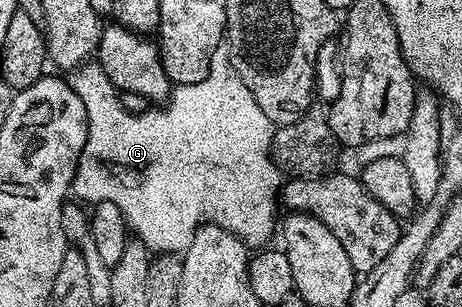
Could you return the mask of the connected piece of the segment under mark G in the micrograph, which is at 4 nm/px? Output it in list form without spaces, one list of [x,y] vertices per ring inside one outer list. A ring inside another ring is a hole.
[[[219,46],[213,53],[213,61],[205,81],[197,81],[193,85],[178,84],[172,90],[165,105],[156,106],[154,109],[141,112],[139,115],[127,112],[123,108],[120,92],[116,91],[115,86],[109,81],[109,77],[105,77],[105,73],[99,68],[98,62],[88,61],[84,63],[74,72],[70,84],[77,93],[77,97],[81,97],[87,114],[87,144],[71,182],[70,194],[74,198],[76,195],[77,198],[84,199],[88,205],[94,205],[100,201],[113,201],[113,205],[117,205],[117,209],[121,209],[121,213],[127,218],[127,226],[133,232],[134,238],[146,245],[148,251],[159,255],[182,256],[183,252],[189,249],[189,245],[195,236],[195,230],[203,226],[204,223],[215,223],[248,245],[263,243],[274,231],[276,234],[275,203],[277,207],[277,200],[281,195],[281,172],[271,157],[273,125],[269,121],[269,117],[265,117],[265,113],[261,113],[261,105],[257,105],[257,101],[253,101],[253,93],[249,93],[249,89],[245,89],[245,81],[241,81],[241,77],[237,77],[237,69],[233,69],[230,59],[227,58],[226,46]]]

